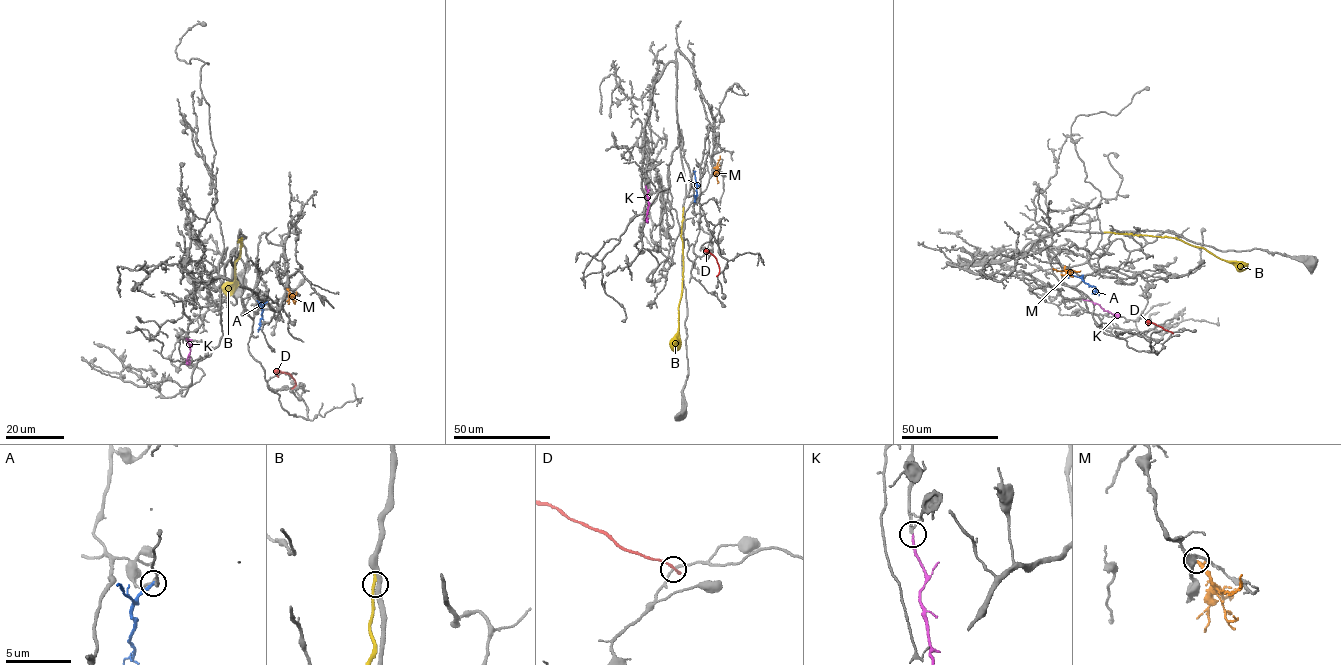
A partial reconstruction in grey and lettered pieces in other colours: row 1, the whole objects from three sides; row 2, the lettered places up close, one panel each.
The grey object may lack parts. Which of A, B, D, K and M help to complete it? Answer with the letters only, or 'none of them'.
K

